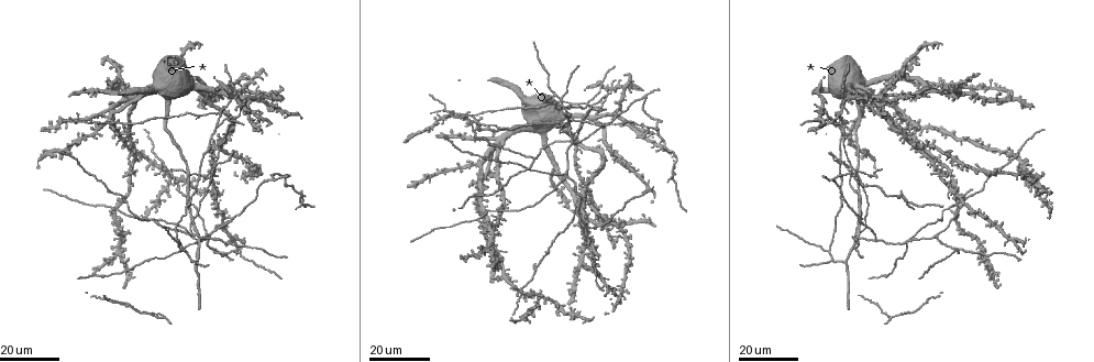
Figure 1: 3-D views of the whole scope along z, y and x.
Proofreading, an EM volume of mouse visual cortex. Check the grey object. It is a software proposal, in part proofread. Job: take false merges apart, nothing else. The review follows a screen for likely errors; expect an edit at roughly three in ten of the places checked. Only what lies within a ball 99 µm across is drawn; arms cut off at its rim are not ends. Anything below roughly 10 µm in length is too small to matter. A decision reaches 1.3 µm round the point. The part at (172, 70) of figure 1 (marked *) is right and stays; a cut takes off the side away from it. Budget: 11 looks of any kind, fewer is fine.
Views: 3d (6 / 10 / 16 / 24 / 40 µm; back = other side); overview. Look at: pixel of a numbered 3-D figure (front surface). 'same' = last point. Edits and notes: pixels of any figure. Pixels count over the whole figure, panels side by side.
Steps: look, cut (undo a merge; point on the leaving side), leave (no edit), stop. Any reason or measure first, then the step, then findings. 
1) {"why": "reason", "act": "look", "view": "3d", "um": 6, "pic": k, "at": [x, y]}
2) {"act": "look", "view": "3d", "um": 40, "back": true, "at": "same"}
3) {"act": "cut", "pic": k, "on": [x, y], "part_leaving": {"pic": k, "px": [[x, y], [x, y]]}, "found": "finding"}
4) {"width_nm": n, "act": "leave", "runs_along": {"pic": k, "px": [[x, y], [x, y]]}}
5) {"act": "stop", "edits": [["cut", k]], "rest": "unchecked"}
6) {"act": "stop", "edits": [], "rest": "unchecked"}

{"why": "abrupt turn", "act": "look", "view": "3d", "um": 16, "pic": 1, "at": [273, 178]}

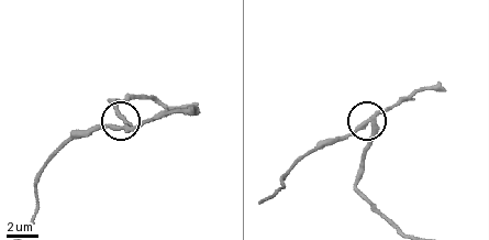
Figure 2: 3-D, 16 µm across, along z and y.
{"act": "look", "view": "3d", "um": 6, "pic": 2, "at": [366, 124]}

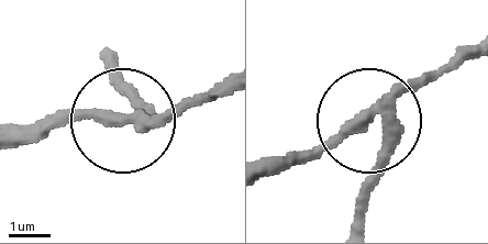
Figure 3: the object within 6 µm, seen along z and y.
{"width_nm": 300, "act": "cut", "pic": 3, "on": [388, 163], "part_leaving": {"pic": 3, "px": [[390, 100], [390, 150], [359, 223]]}, "found": "two neurons meet here"}

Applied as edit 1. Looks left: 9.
{"why": "redraw", "act": "look", "view": "overview"}

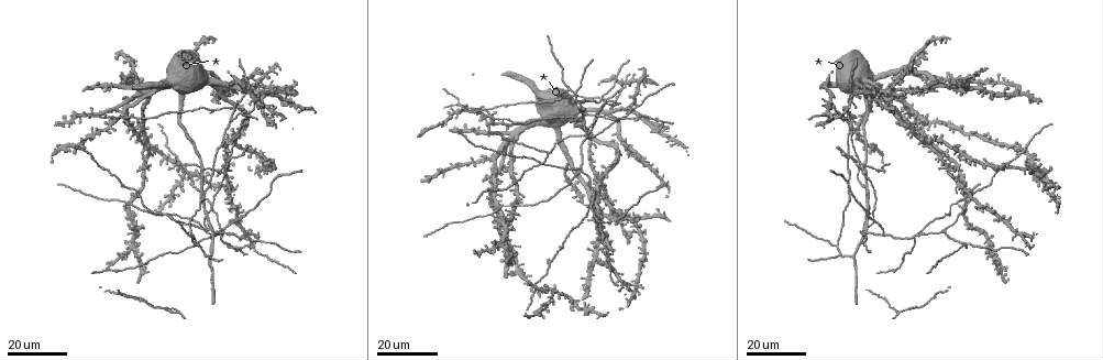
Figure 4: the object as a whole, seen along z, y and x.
{"why": "side arm on a straight run", "act": "look", "view": "3d", "um": 16, "pic": 4, "at": [230, 121]}

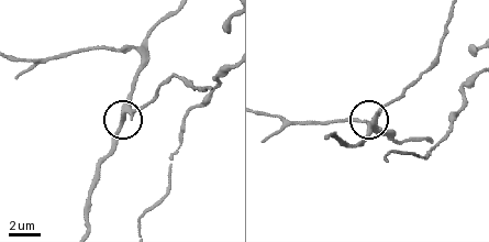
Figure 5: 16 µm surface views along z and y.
{"act": "look", "view": "3d", "um": 10, "pic": 5, "at": [376, 116]}

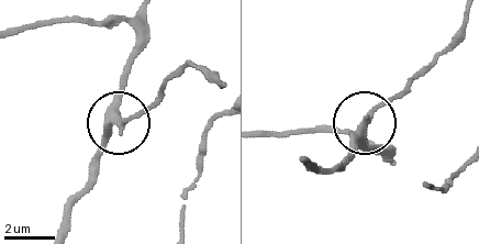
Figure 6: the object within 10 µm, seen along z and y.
{"side_arm_um": 18, "act": "leave", "runs_along": {"pic": 6, "px": [[60, 225], [64, 206], [112, 131], [160, 95]]}, "found": "continuous, no second neuron"}

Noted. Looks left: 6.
{"why": "looks like a crossing", "act": "look", "view": "3d", "um": 16, "pic": 4, "at": [868, 230]}

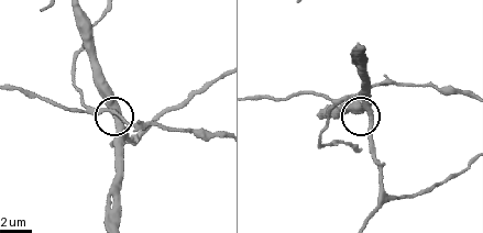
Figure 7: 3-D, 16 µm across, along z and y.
{"why": "closer look", "act": "look", "view": "3d", "um": 6, "pic": 7, "at": [353, 105]}

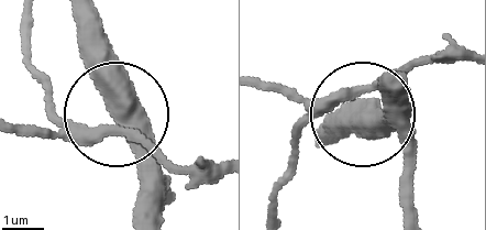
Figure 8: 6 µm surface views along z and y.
{"act": "leave", "runs_along": {"pic": 8, "px": [[77, 17], [85, 69], [116, 114], [77, 132], [14, 132]]}, "found": "one neuron here"}

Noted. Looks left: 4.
{"act": "look", "view": "3d", "um": 24, "pic": 4, "at": [592, 198]}

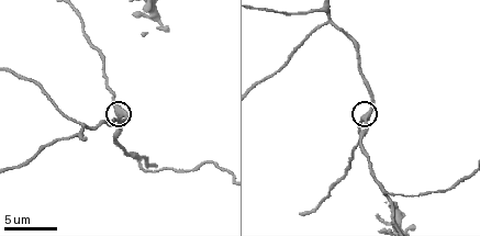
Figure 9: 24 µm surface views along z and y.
{"why": "closer look", "act": "look", "view": "3d", "um": 6, "pic": 9, "at": [117, 115]}

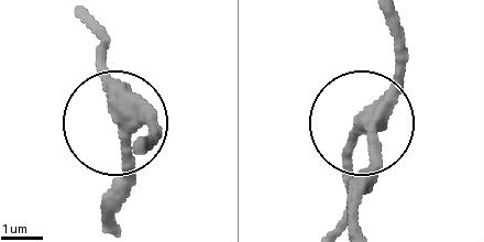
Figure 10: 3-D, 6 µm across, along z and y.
{"side_arm_um": 43, "act": "leave", "runs_along": {"pic": 10, "px": [[386, 25], [394, 78], [362, 127], [373, 190]]}, "found": "one neuron here"}

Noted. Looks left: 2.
{"why": "branch point", "act": "look", "view": "3d", "um": 24, "pic": 4, "at": [882, 235]}

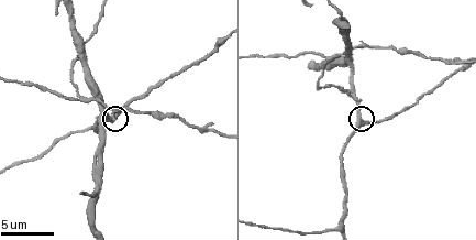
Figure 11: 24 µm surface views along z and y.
{"act": "look", "view": "3d", "um": 10, "pic": 11, "at": [360, 122]}

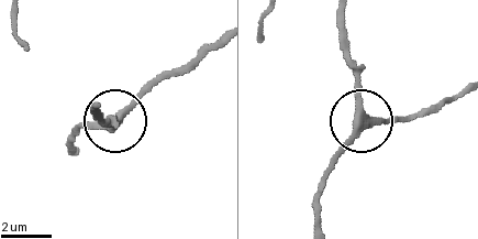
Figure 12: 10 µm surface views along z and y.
{"act": "leave", "runs_along": {"pic": 12, "px": [[342, 18], [356, 112], [366, 119], [409, 119]]}, "found": "all the same neuron"}

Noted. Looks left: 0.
{"act": "stop", "edits": [["cut", 3]], "rest": "unchecked"}

